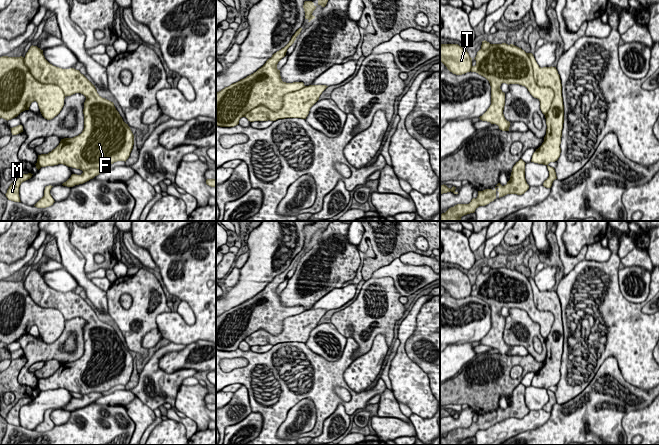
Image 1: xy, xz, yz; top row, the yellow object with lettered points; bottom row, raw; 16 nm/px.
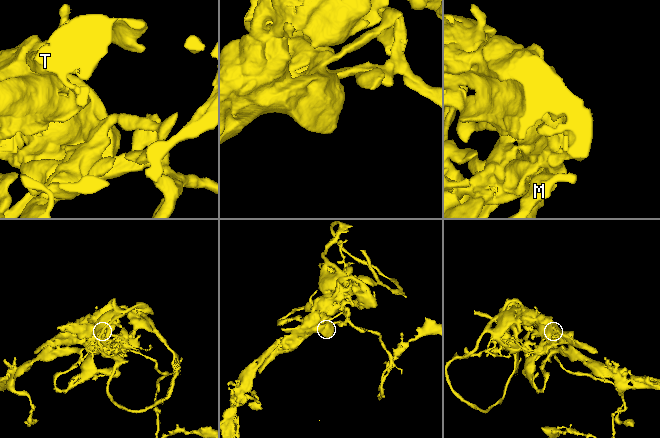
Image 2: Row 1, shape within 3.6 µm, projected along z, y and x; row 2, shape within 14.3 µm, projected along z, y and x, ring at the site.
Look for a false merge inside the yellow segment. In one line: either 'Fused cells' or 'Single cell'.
Single cell

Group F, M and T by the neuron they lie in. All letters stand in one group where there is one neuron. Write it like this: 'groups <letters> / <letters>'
groups F M T

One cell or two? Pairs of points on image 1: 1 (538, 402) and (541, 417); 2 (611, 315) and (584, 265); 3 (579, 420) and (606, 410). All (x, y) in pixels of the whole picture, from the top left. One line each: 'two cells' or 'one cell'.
1: two cells
2: one cell
3: one cell

